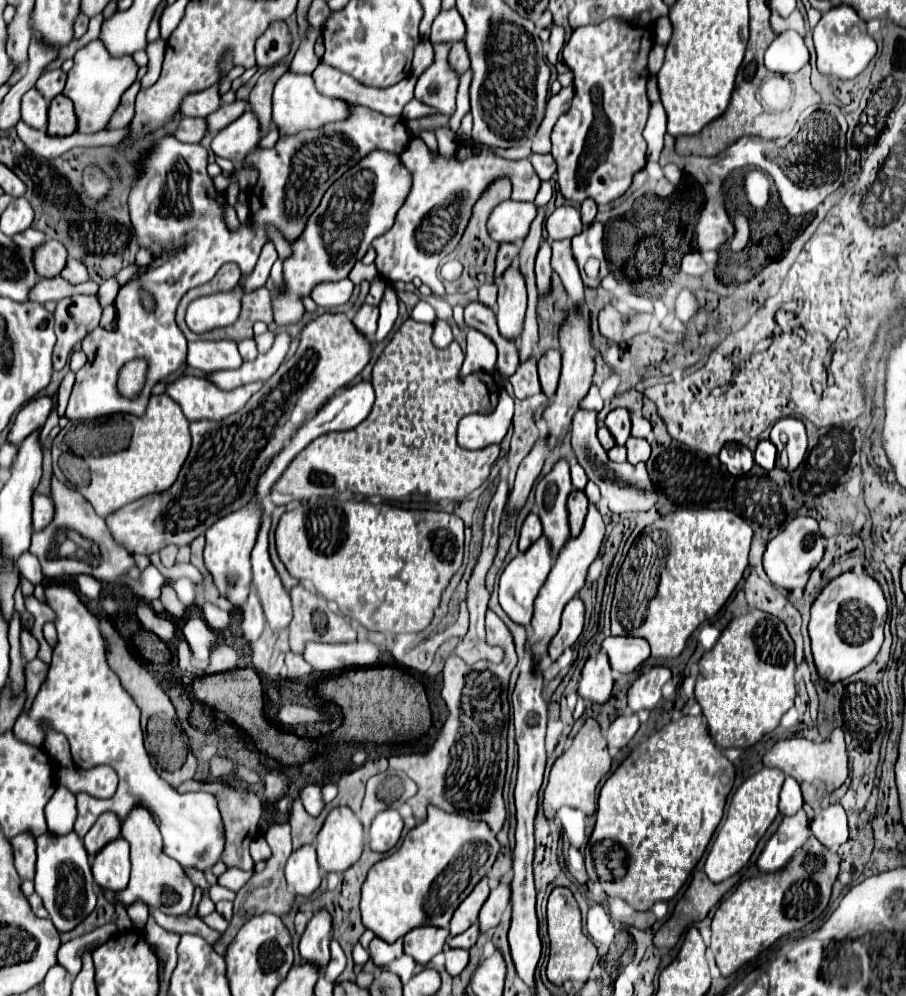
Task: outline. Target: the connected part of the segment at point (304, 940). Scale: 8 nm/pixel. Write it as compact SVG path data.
M319 909L307 923L305 933L299 941L299 953L305 961L317 963L321 969L329 963L329 943L331 943L331 915L327 909Z

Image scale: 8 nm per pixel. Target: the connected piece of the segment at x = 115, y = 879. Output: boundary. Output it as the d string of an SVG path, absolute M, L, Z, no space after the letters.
M123 837L105 845L93 859L93 877L103 889L123 891L129 883L129 871L129 843Z

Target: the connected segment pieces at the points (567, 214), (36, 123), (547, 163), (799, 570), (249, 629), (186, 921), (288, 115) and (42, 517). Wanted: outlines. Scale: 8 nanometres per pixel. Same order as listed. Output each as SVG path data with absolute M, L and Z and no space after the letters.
M575 205L557 207L547 217L549 241L555 241L555 239L571 239L577 233L581 233L581 229L583 229L583 225L581 225L581 217L579 217L579 209L575 209Z
M29 89L21 99L21 119L33 129L45 131L47 109L49 109L49 103L41 97L37 89Z
M531 155L531 163L533 163L533 169L535 173L539 175L541 181L551 181L555 171L557 171L557 165L553 161L551 155Z
M795 517L791 523L787 523L787 527L769 541L765 555L763 555L763 567L767 577L785 589L803 589L809 581L811 571L819 565L819 561L823 559L823 537L819 531L819 523L813 517Z
M255 589L251 591L245 607L243 607L243 619L241 619L241 635L245 637L245 641L251 645L259 639L259 635L265 629L265 615L259 603L259 597L255 595Z
M149 907L149 915L157 921L157 925L161 925L165 931L171 931L171 933L197 933L201 935L209 945L213 945L219 937L217 931L209 929L199 917L189 917L189 915L181 915L181 917L169 917L153 907Z
M287 71L277 83L273 91L273 123L281 129L281 135L295 135L303 129L319 129L325 123L341 121L349 113L349 105L341 99L329 99L317 93L311 75L301 75Z
M33 495L33 529L41 531L53 519L53 503L47 495Z

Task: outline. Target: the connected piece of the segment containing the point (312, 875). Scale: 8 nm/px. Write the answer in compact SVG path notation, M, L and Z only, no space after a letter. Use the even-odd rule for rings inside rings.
M303 845L301 849L295 849L291 853L285 865L285 879L293 889L293 893L301 897L311 895L319 887L321 873L319 873L315 845Z

